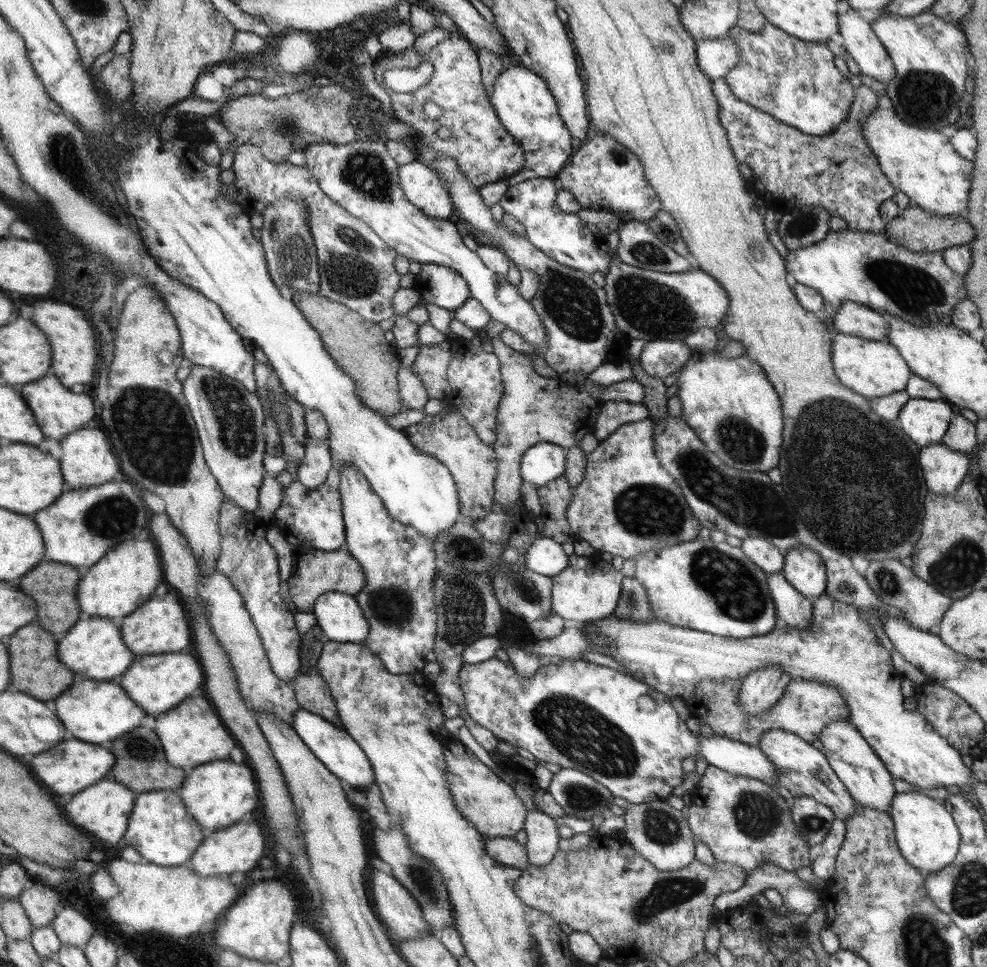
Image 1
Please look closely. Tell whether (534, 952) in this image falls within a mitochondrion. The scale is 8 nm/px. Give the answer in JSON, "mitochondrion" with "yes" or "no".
{"mitochondrion":"yes"}

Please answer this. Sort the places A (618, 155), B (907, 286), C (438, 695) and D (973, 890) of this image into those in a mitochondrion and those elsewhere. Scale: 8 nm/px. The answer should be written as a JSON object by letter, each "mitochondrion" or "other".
{"A":"mitochondrion","B":"mitochondrion","C":"other","D":"mitochondrion"}

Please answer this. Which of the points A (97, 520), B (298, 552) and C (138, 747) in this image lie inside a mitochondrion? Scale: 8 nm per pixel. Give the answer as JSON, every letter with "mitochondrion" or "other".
{"A":"mitochondrion","B":"other","C":"mitochondrion"}

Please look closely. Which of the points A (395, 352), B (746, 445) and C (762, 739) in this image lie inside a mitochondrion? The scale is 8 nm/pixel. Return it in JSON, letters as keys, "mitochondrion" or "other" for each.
{"A":"other","B":"mitochondrion","C":"other"}

